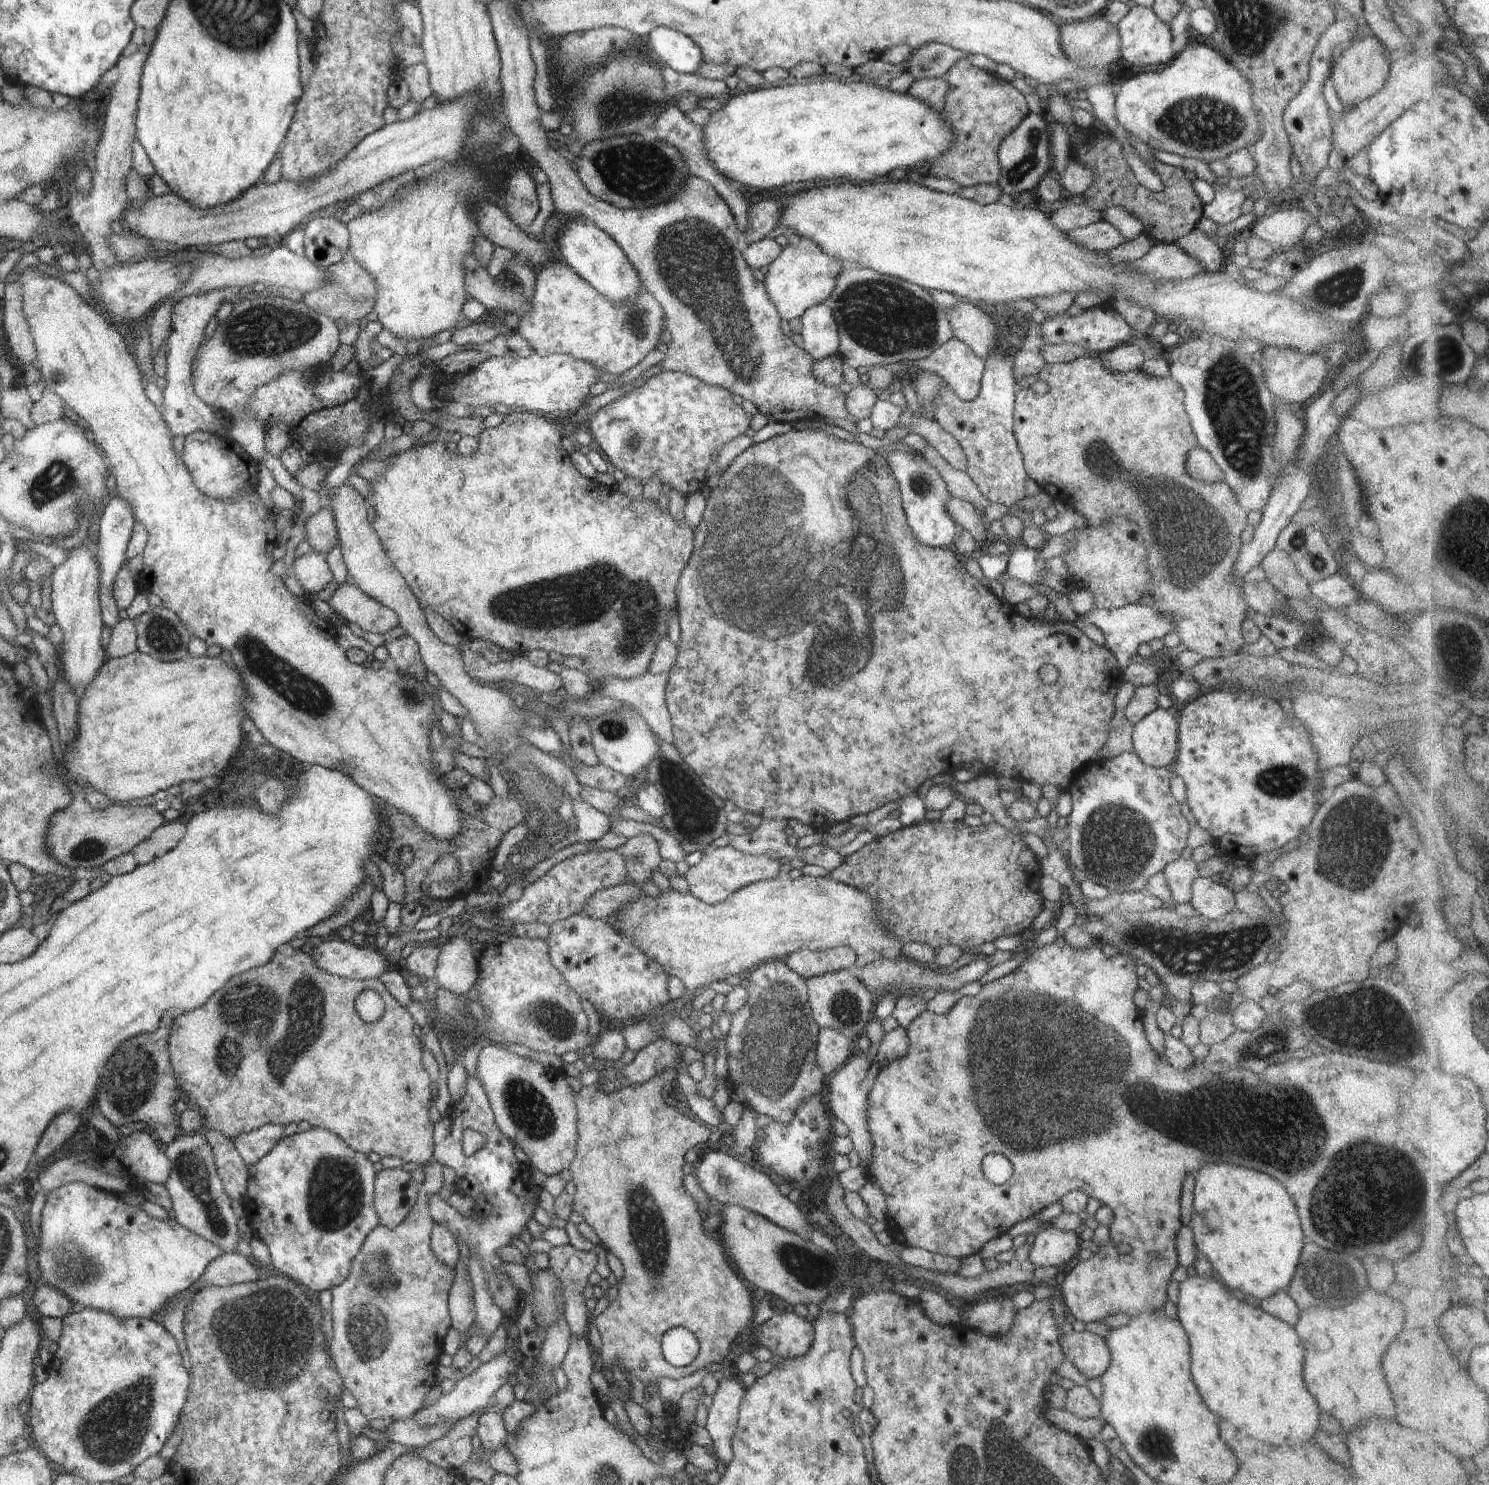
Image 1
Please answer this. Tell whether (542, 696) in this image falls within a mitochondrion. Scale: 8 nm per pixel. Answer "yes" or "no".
no

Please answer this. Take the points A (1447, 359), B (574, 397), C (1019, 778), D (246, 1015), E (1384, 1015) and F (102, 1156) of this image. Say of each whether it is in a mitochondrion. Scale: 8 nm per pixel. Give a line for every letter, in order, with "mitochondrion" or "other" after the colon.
A: mitochondrion
B: other
C: other
D: mitochondrion
E: mitochondrion
F: other

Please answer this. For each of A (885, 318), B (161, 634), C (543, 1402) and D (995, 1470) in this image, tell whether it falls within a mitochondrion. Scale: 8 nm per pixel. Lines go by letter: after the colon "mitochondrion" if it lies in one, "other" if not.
A: mitochondrion
B: mitochondrion
C: other
D: mitochondrion

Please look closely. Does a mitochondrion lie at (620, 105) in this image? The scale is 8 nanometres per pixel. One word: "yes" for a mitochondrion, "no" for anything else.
yes

